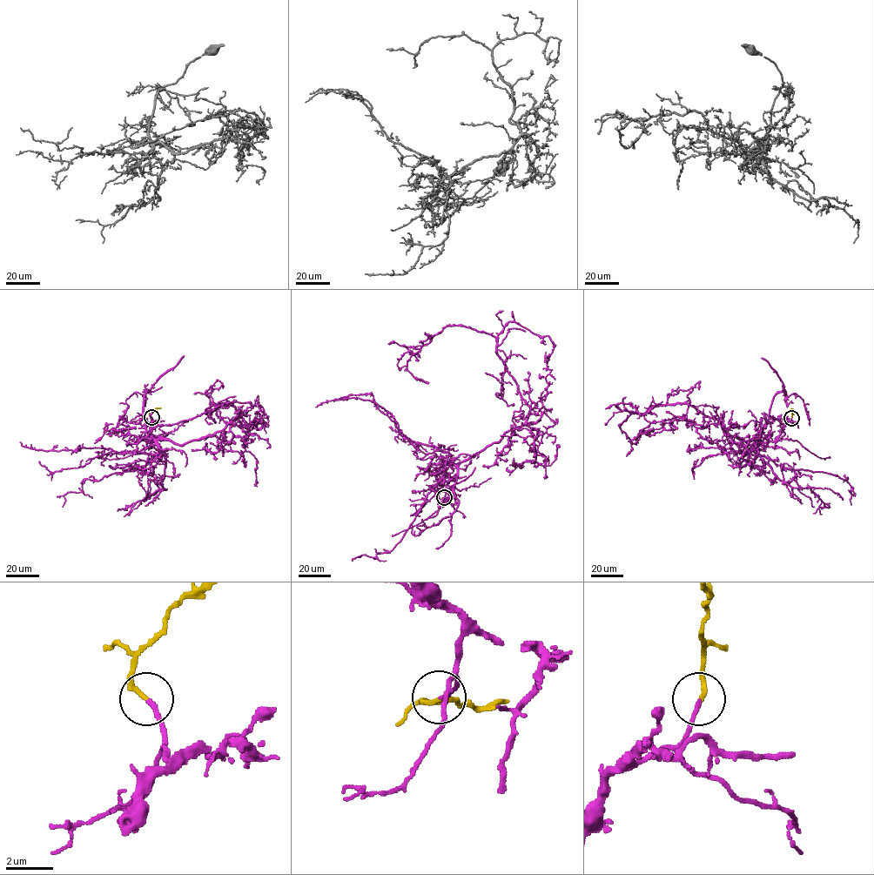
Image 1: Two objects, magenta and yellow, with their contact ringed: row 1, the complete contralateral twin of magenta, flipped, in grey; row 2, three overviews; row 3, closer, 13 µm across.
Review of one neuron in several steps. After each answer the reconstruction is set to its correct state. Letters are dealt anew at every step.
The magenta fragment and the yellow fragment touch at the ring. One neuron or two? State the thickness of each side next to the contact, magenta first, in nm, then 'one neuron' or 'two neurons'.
180/200 nm | one neuron

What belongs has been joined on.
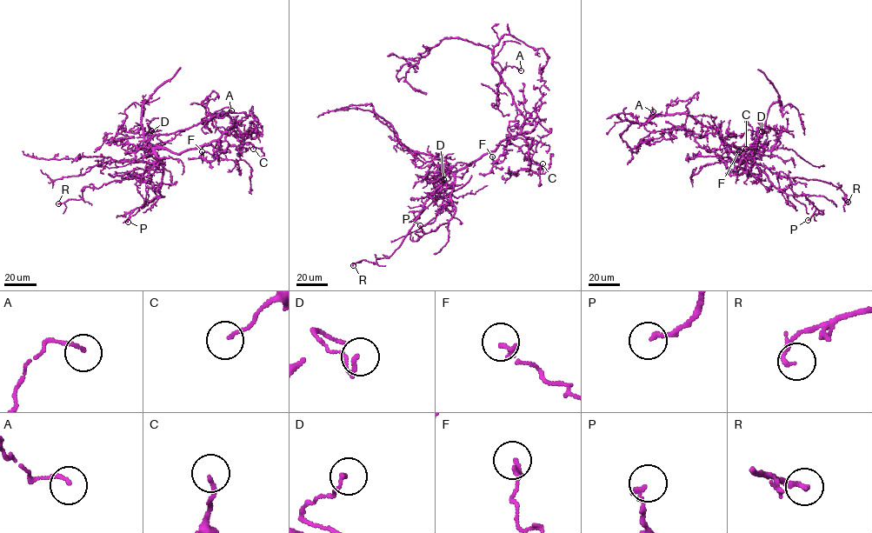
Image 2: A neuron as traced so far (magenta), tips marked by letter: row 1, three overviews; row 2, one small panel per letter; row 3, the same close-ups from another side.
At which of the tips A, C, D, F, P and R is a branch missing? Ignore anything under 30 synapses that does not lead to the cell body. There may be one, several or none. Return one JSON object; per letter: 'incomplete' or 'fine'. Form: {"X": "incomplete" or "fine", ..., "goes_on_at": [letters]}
{"A": "fine", "C": "fine", "D": "fine", "F": "fine", "P": "fine", "R": "fine", "goes_on_at": []}

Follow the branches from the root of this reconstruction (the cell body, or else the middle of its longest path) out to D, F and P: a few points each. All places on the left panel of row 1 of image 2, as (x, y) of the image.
D: (222, 136), (209, 144), (175, 153), (166, 149), (151, 147), (144, 138), (149, 129), (151, 130)
F: (222, 136), (218, 148), (214, 150), (213, 160), (207, 162), (202, 151)
P: (222, 136), (179, 153), (156, 149), (163, 168), (159, 191), (163, 196), (136, 208), (128, 222)

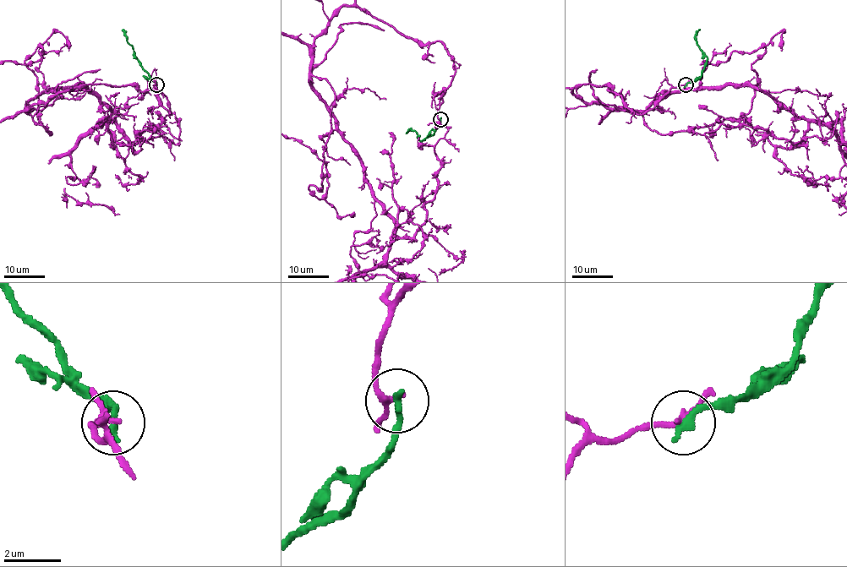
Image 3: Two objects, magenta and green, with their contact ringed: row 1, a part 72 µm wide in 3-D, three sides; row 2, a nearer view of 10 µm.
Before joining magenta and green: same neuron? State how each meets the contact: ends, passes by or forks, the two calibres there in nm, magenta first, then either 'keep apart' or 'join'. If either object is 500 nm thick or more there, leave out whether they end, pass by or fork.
magenta passes by; green ends; calibres 190 and 280 nm; keep apart

